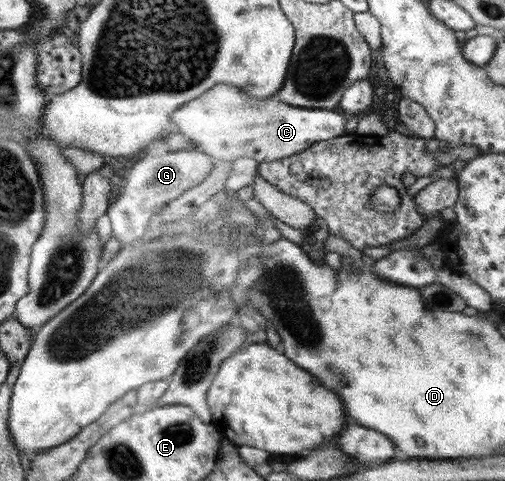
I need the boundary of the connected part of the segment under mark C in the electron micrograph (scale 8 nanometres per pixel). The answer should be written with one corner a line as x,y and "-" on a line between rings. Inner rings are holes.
229,84
214,85
197,99
180,105
170,118
177,131
192,139
200,152
223,161
241,157
250,157
259,164
275,161
301,153
311,143
349,133
345,130
347,116
338,109
295,107
279,101
276,96
260,100

